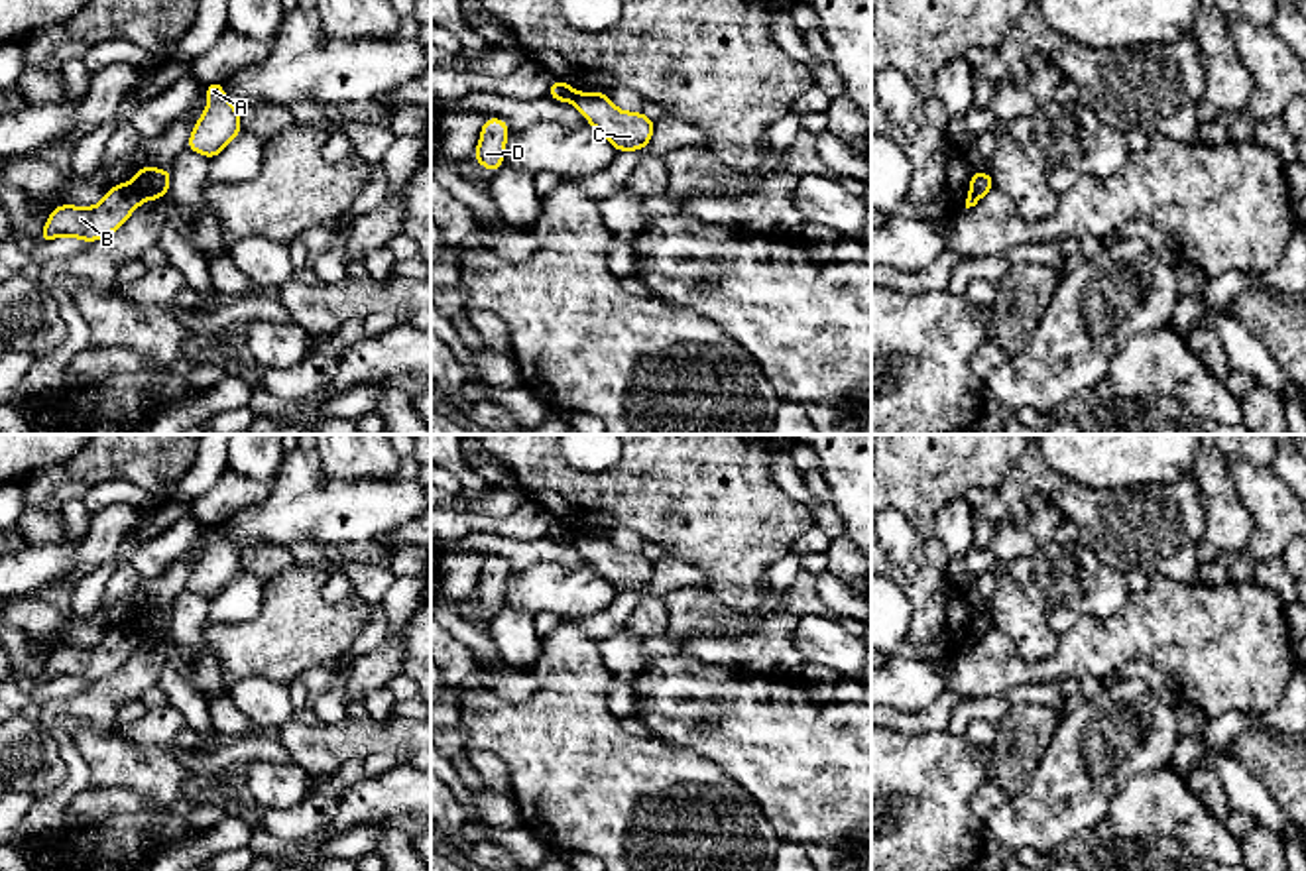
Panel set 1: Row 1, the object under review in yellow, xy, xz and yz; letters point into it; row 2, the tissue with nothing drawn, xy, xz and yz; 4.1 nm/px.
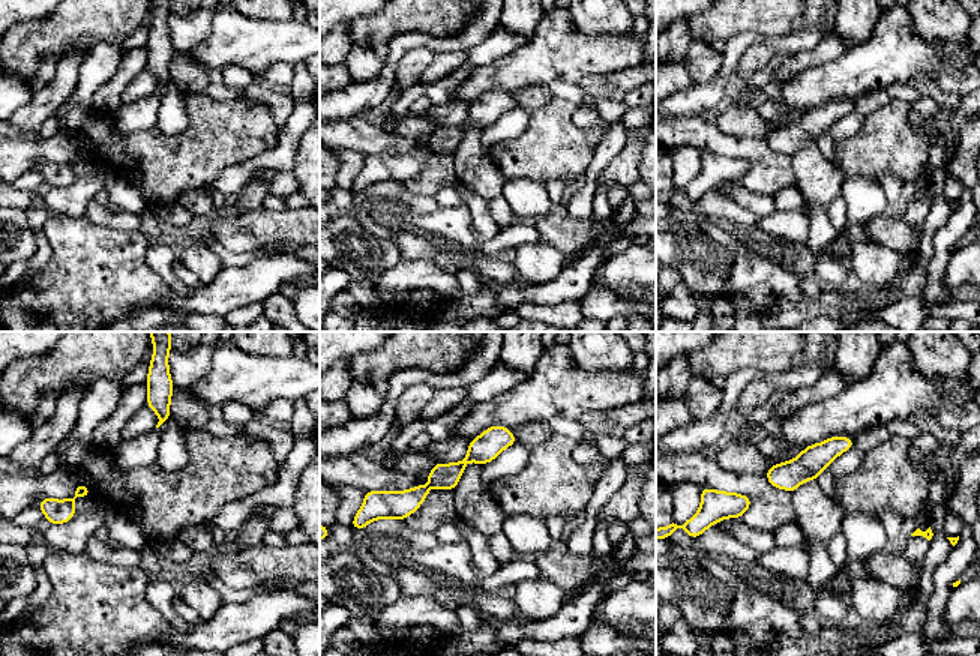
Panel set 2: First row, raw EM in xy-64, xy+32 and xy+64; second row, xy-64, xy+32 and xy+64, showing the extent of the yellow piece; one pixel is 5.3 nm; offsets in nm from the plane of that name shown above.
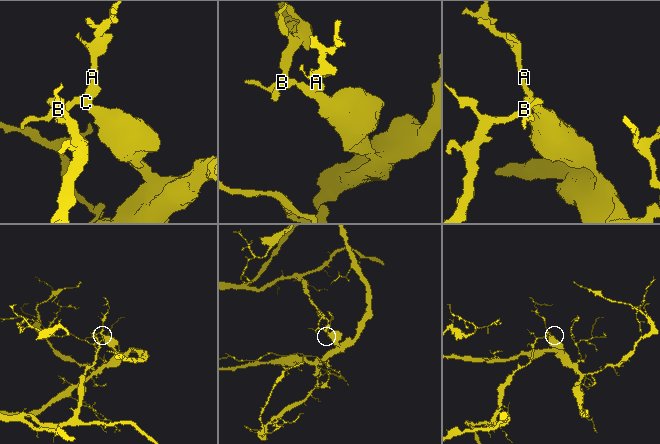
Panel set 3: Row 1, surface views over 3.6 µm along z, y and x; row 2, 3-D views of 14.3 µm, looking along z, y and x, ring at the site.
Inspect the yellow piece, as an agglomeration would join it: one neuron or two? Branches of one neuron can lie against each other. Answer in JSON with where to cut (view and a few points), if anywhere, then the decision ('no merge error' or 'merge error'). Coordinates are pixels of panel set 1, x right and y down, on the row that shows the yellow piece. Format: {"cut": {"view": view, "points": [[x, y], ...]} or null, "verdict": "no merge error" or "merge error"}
{"cut": {"view": "xy", "points": [[128, 183], [144, 199]]}, "verdict": "merge error"}

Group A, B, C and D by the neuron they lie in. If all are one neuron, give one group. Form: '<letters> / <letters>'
A C / B D

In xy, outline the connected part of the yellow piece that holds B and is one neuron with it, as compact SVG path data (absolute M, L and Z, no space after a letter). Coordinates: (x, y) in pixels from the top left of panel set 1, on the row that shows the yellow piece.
M118 183L96 206L55 206L37 240L43 244L61 236L73 236L89 244L108 238L142 203L144 197L130 183Z

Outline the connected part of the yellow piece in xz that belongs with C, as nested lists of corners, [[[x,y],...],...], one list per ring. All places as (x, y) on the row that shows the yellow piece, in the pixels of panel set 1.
[[[580,92],[574,106],[616,151],[643,149],[653,138],[655,122],[651,118],[643,112],[620,110],[606,92]]]

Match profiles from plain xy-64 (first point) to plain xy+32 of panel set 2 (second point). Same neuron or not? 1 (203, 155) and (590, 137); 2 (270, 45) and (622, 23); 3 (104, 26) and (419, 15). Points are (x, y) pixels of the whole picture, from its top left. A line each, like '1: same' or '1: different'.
1: same
2: different
3: same

